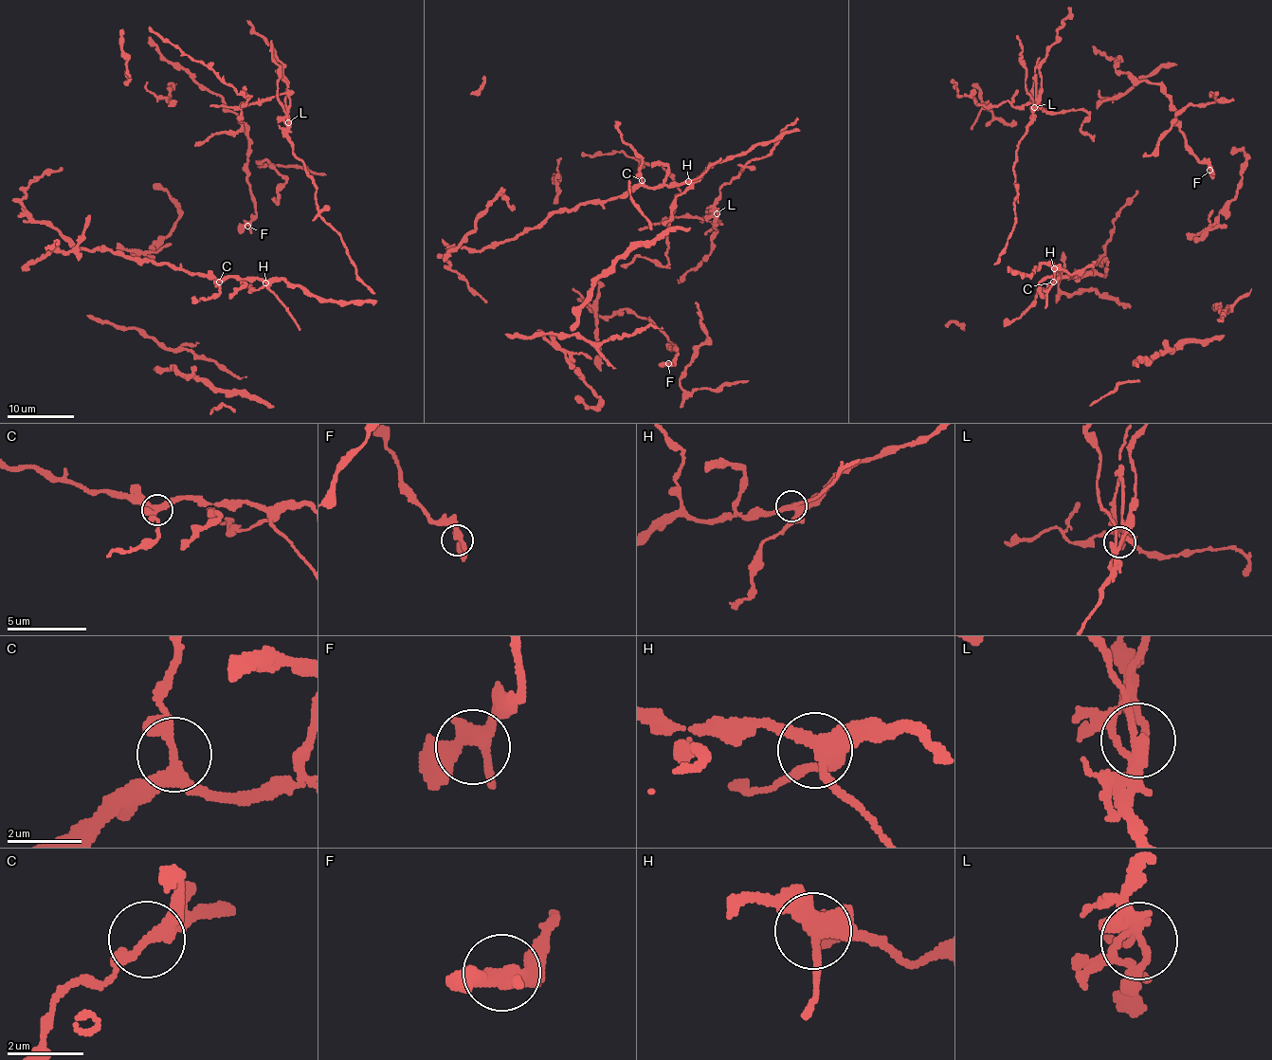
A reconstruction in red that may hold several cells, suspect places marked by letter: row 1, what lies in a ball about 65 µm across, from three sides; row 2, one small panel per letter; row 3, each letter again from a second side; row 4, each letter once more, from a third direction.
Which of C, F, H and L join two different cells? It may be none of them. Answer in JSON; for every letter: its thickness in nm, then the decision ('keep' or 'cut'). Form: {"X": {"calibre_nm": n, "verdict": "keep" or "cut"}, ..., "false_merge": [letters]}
{"C": {"calibre_nm": 280, "verdict": "keep"}, "F": {"calibre_nm": 340, "verdict": "keep"}, "H": {"calibre_nm": 400, "verdict": "cut"}, "L": {"calibre_nm": 200, "verdict": "cut"}, "false_merge": ["H", "L"]}

